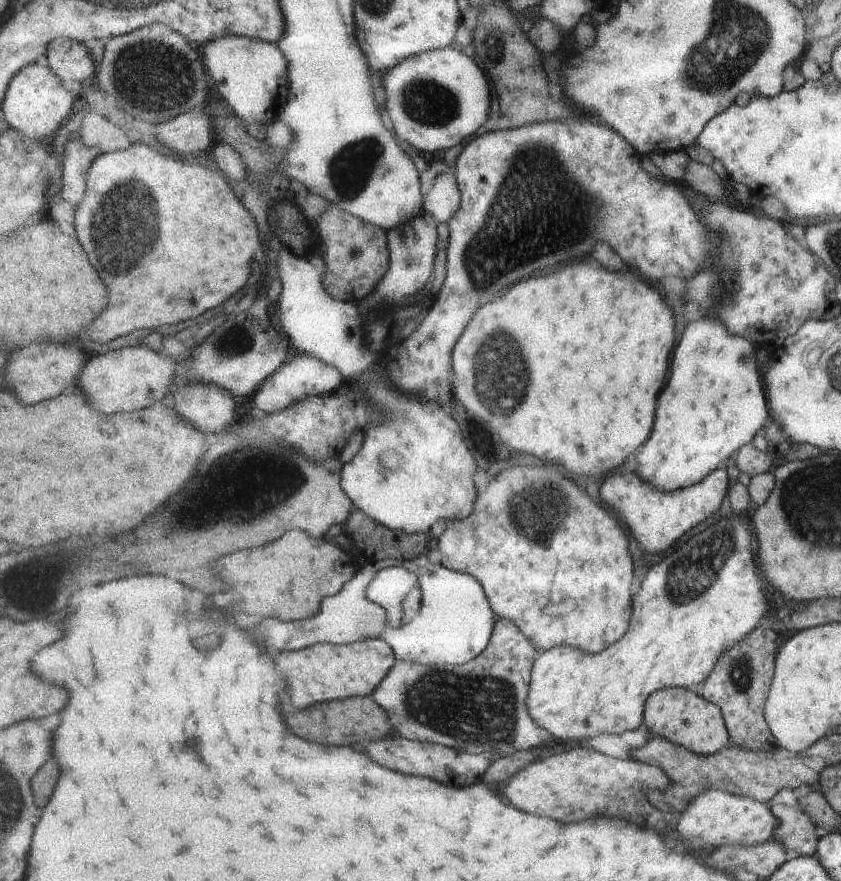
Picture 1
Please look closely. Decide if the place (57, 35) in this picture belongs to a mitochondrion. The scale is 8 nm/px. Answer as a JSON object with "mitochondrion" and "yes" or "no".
{"mitochondrion":"no"}

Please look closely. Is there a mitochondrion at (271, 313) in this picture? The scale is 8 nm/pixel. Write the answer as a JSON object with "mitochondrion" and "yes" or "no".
{"mitochondrion":"no"}

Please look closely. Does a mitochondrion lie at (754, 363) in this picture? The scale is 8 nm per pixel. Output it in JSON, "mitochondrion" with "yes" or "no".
{"mitochondrion":"no"}

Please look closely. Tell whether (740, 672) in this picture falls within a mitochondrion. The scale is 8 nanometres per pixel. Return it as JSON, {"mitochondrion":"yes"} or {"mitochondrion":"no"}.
{"mitochondrion":"yes"}

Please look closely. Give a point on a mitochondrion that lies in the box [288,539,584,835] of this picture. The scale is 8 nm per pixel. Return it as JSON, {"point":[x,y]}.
{"point":[470,709]}

